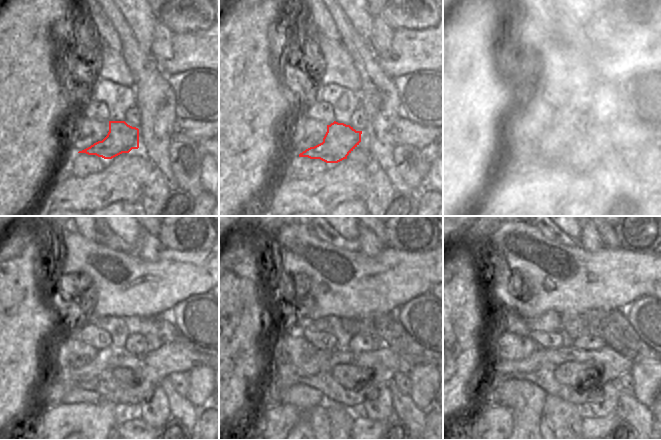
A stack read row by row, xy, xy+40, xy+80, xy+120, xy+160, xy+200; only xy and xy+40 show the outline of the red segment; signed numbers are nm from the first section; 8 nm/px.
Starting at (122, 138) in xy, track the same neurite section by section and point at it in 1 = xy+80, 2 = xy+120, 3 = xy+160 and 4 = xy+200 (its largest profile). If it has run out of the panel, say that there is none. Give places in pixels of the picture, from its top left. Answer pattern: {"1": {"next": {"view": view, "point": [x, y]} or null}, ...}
{"1": {"next": {"view": "xy+80", "point": [558, 136]}}, "2": {"next": {"view": "xy+120", "point": [100, 362]}}, "3": {"next": {"view": "xy+160", "point": [320, 358]}}, "4": {"next": {"view": "xy+200", "point": [531, 363]}}}

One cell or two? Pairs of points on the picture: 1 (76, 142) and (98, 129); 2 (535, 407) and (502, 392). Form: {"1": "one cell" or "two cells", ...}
{"1": "one cell", "2": "one cell"}

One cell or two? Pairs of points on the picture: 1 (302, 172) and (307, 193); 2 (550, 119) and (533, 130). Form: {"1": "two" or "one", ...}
{"1": "two", "2": "two"}

